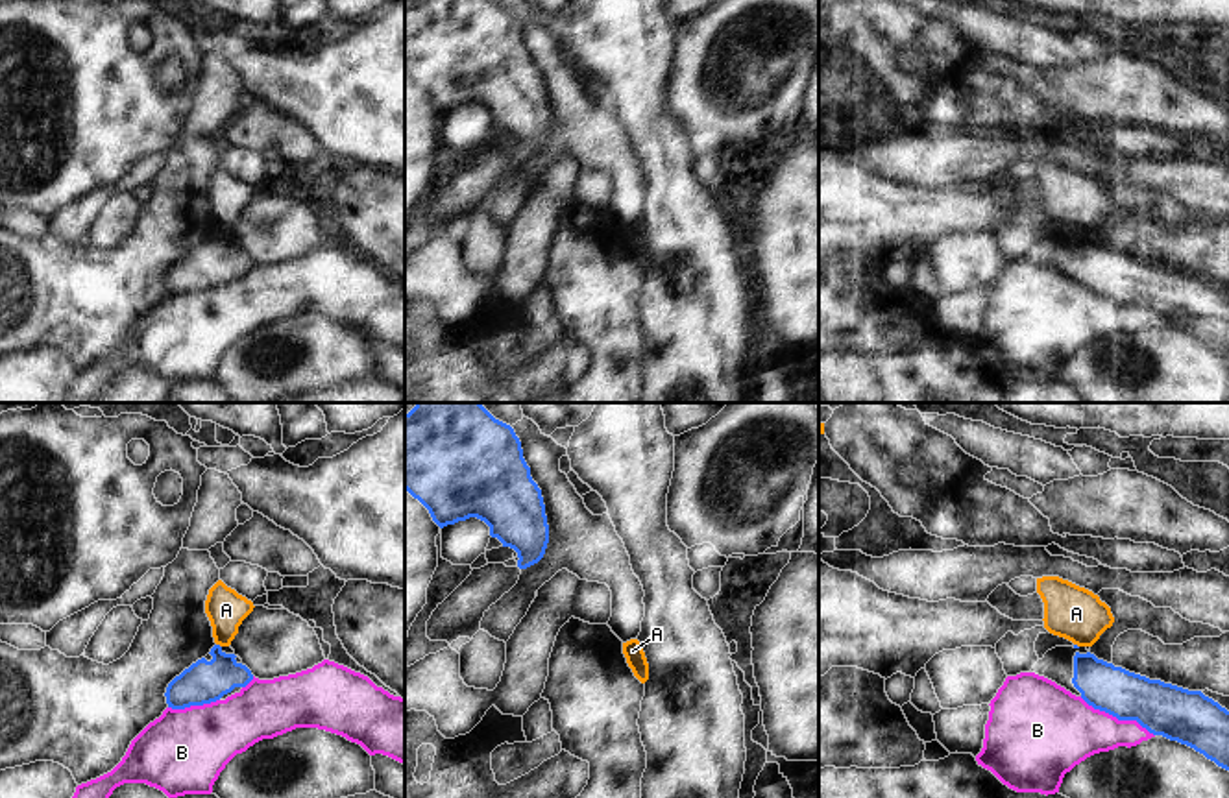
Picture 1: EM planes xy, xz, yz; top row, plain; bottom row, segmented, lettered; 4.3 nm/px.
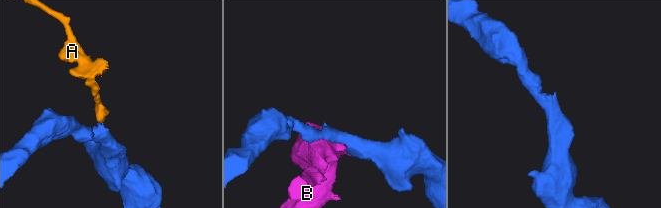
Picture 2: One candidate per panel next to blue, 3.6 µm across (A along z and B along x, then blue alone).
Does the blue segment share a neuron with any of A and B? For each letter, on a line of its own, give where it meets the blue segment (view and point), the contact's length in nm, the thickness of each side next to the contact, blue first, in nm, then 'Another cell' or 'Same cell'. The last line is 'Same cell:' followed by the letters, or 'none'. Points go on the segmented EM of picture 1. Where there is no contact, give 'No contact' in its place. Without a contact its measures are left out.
A: Touches blue at xy (219, 645). Shared border 30 nm. Thickness 190 nm (blue) against 170 nm. Another cell
B: Touches blue at yz (1117, 717). Shared border 360 nm. Thickness 220 nm (blue) against 320 nm. Another cell
Same cell: none.

